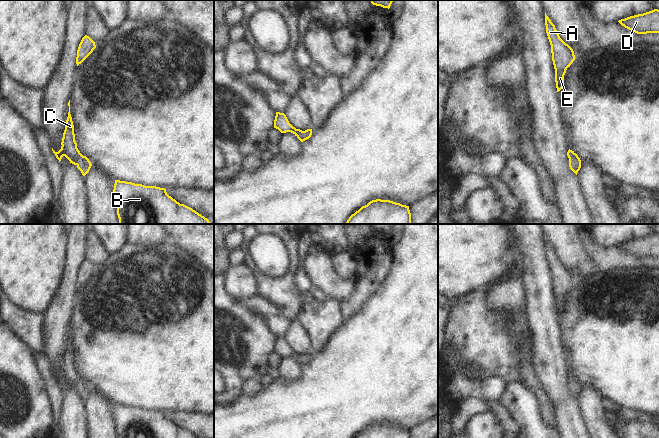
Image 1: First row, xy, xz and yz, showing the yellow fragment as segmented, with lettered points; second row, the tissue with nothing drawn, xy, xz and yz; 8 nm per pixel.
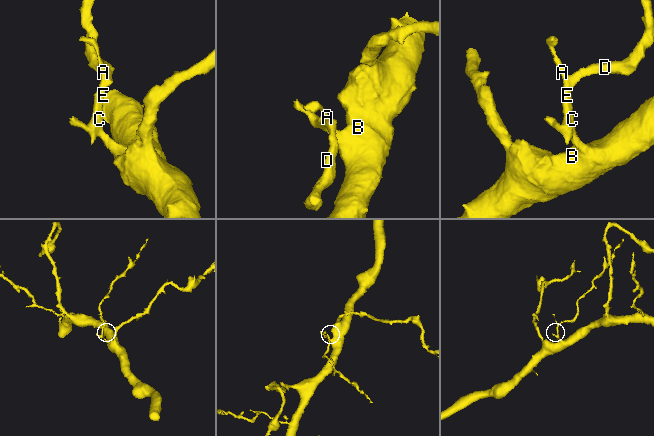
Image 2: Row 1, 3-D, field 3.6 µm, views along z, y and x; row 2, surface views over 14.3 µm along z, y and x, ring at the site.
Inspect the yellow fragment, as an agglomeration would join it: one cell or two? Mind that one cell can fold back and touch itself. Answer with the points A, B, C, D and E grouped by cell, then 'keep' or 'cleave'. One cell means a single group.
groups A B C D E; keep

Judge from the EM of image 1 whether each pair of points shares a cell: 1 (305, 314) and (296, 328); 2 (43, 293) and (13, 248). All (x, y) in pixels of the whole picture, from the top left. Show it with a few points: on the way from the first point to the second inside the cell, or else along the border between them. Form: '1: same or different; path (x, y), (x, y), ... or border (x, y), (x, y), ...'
1: different; border (295, 319), (303, 327), (311, 343)
2: same; path (32, 282), (29, 277), (29, 264), (24, 259)

